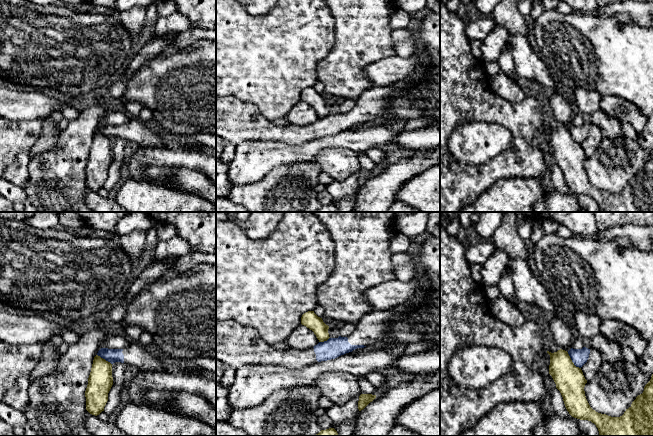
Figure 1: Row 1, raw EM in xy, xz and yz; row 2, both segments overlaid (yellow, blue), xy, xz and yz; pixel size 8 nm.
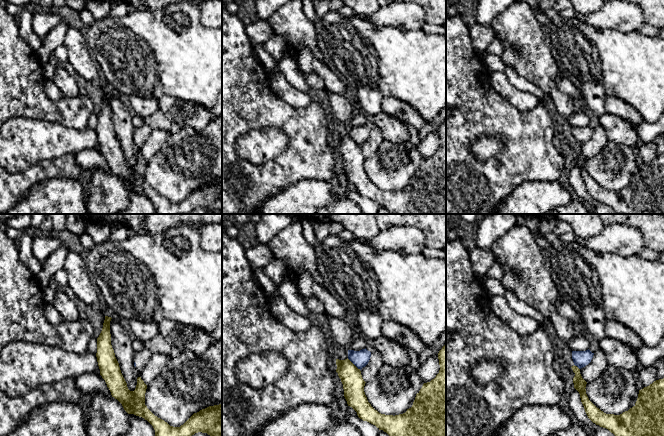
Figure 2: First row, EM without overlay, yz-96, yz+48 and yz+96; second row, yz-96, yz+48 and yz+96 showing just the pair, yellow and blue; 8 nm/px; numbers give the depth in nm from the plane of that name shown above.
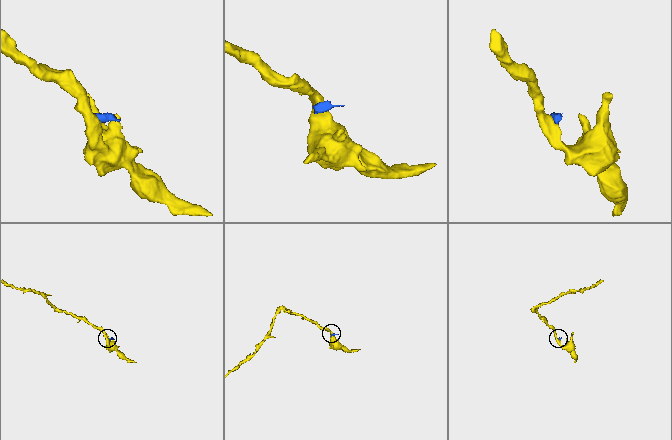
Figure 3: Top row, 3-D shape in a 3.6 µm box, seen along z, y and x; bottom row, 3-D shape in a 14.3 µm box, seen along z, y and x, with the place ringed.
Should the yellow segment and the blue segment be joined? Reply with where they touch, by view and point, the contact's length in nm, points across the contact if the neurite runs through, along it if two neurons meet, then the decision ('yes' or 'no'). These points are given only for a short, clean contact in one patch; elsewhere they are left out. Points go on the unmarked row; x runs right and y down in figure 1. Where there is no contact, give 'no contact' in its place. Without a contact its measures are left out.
contact yz (571, 137); length 170 nm; border yz (567, 128), (571, 137), (580, 144); no

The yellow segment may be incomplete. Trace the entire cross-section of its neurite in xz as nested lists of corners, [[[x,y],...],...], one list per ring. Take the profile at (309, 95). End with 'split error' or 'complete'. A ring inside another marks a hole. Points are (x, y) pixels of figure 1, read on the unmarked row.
[[[314,87],[304,89],[301,93],[301,100],[312,106],[319,118],[327,117],[330,114],[328,109],[329,102]]]; complete

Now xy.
[[[96,131],[85,167],[86,186],[90,190],[97,192],[104,187],[112,161],[112,140]]]; complete

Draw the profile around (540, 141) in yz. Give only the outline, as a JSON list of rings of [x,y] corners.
[[[537,131],[535,133],[533,146],[545,152],[549,150],[549,141],[546,139],[544,131]]]

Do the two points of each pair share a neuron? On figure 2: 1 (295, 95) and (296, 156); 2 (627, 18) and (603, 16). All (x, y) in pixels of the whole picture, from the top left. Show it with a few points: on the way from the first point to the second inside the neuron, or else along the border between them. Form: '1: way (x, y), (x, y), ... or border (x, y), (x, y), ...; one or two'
1: border (275, 94), (294, 107), (305, 107), (313, 99); two
2: way (621, 16), (609, 16); one

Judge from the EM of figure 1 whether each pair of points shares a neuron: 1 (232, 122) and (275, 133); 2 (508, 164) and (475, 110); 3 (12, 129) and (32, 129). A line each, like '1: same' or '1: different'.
1: same
2: same
3: same

